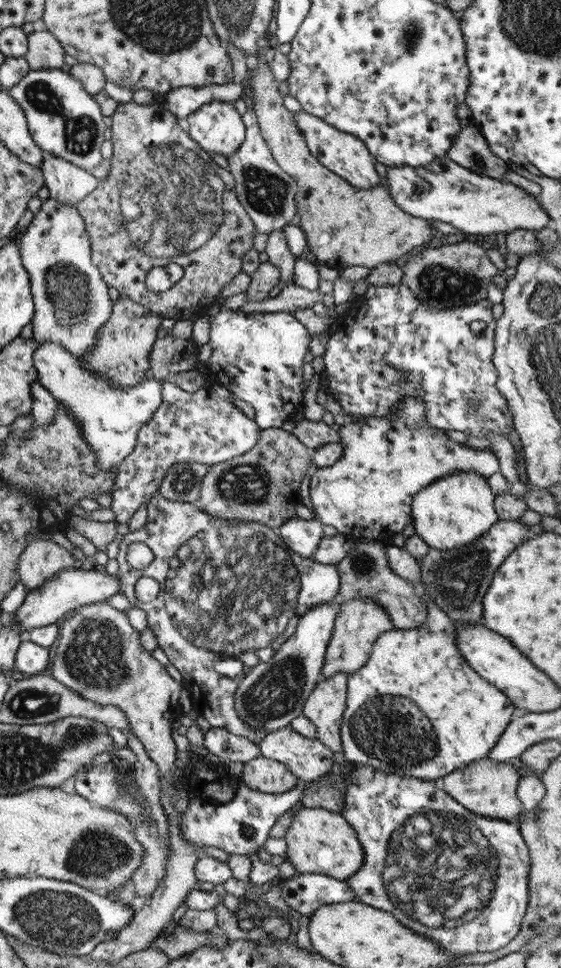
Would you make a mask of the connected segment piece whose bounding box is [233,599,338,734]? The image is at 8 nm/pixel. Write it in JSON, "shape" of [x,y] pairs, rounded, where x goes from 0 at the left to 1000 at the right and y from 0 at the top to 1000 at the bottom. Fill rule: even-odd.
{"shape":[[[594,620],[578,624],[561,625],[542,633],[529,642],[526,652],[488,674],[488,678],[472,685],[462,685],[446,690],[444,694],[430,700],[428,707],[415,717],[415,730],[419,737],[437,745],[447,753],[469,753],[490,756],[494,753],[515,748],[528,740],[538,738],[544,721],[572,700],[572,687],[576,687],[579,669],[594,651],[594,640],[601,636],[602,624]]]}

